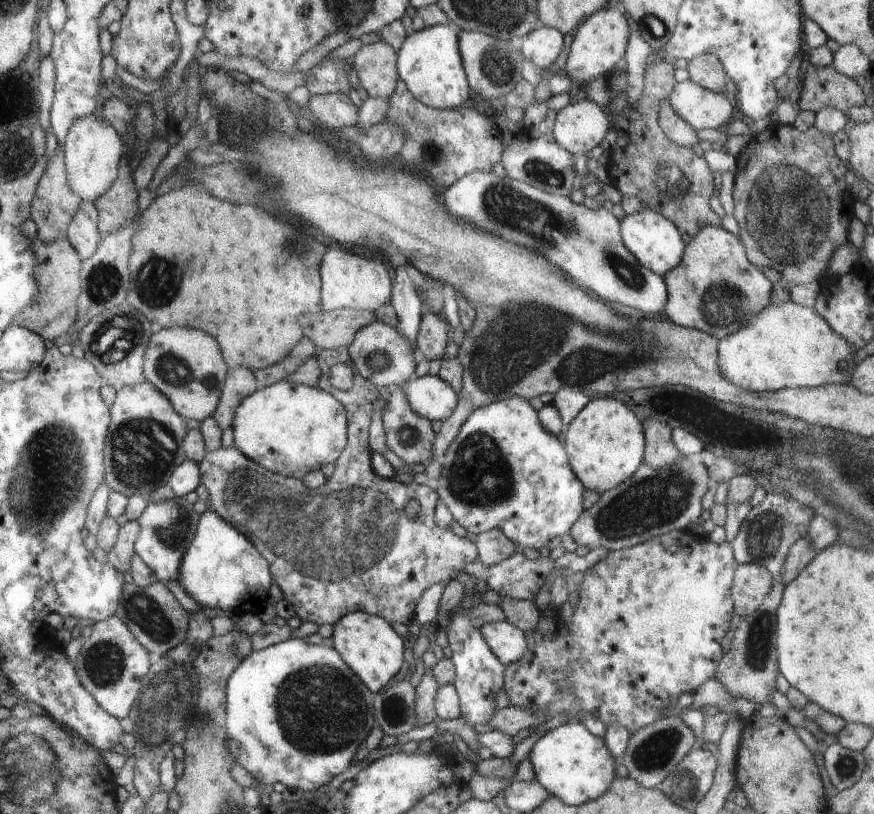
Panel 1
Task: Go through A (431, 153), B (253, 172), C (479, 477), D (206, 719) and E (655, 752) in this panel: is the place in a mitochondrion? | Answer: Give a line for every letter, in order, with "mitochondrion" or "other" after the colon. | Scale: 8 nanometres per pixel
A: mitochondrion
B: other
C: mitochondrion
D: mitochondrion
E: mitochondrion

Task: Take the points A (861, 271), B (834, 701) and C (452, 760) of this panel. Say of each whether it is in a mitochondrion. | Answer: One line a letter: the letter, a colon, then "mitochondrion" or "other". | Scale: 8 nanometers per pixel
A: other
B: other
C: other

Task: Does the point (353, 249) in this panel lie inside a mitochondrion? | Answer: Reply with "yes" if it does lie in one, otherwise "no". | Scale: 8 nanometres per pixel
no

